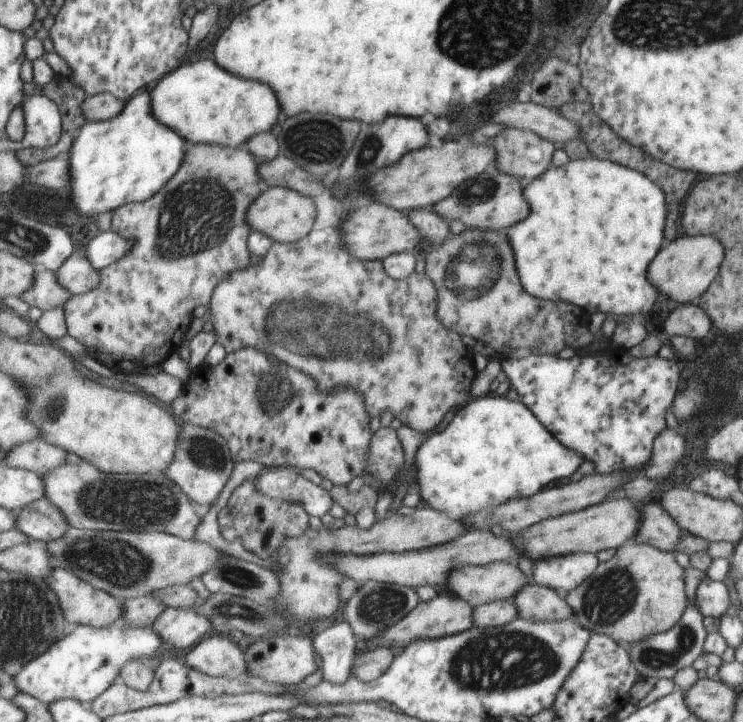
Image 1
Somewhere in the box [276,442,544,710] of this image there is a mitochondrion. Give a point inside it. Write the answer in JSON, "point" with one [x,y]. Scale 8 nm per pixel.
{"point":[376,607]}

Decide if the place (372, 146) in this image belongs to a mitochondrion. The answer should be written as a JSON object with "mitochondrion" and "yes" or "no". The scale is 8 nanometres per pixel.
{"mitochondrion":"yes"}

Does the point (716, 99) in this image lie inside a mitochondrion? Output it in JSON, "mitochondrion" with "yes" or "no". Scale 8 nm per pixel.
{"mitochondrion":"no"}

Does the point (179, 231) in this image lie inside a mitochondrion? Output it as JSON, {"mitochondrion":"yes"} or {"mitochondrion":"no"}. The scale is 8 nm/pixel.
{"mitochondrion":"yes"}

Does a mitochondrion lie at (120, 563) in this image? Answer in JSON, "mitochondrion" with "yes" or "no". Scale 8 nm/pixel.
{"mitochondrion":"yes"}

